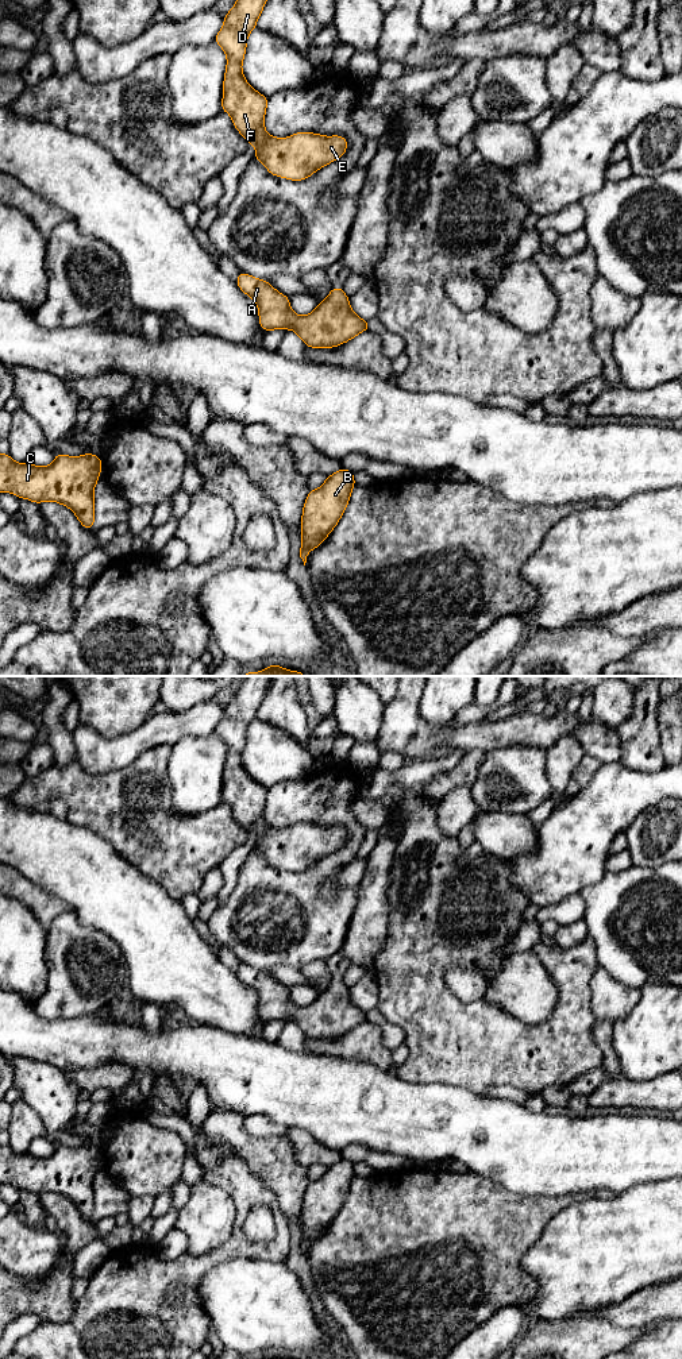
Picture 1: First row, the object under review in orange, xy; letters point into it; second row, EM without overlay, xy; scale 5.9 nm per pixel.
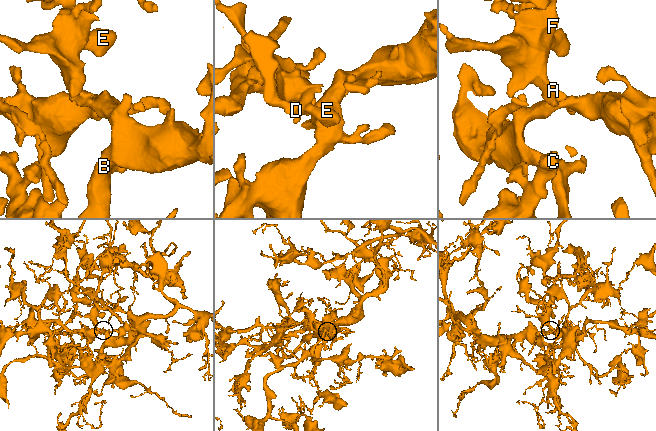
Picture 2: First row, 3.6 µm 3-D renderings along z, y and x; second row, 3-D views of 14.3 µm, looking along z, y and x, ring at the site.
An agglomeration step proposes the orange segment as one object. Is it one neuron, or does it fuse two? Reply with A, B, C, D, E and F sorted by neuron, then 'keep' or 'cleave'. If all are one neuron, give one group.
A B C D E F | keep

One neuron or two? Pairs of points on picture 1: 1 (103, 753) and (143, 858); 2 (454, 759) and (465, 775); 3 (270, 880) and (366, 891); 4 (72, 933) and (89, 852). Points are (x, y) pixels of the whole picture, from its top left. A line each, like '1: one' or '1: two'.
1: two
2: two
3: two
4: two

